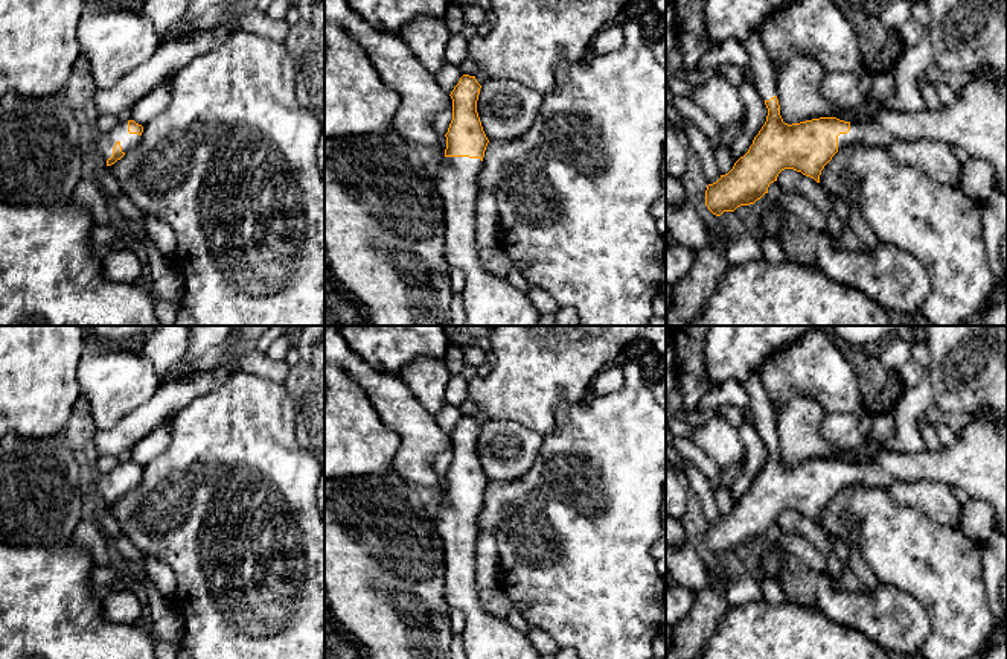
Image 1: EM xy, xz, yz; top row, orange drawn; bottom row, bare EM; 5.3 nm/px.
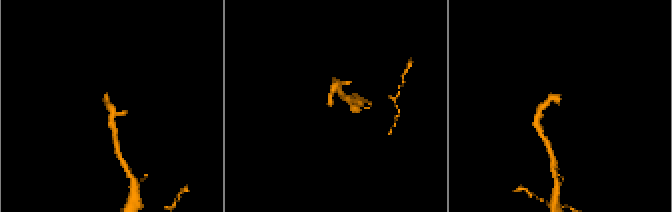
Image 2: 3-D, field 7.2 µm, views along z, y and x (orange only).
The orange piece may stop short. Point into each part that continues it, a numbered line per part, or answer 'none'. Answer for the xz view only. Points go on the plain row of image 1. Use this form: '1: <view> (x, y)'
1: xz (485, 636)

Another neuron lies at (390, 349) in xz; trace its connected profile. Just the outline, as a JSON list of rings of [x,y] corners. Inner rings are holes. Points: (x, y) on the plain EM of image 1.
[[[337,326],[350,349],[373,370],[398,376],[419,358],[445,359],[445,326]]]

